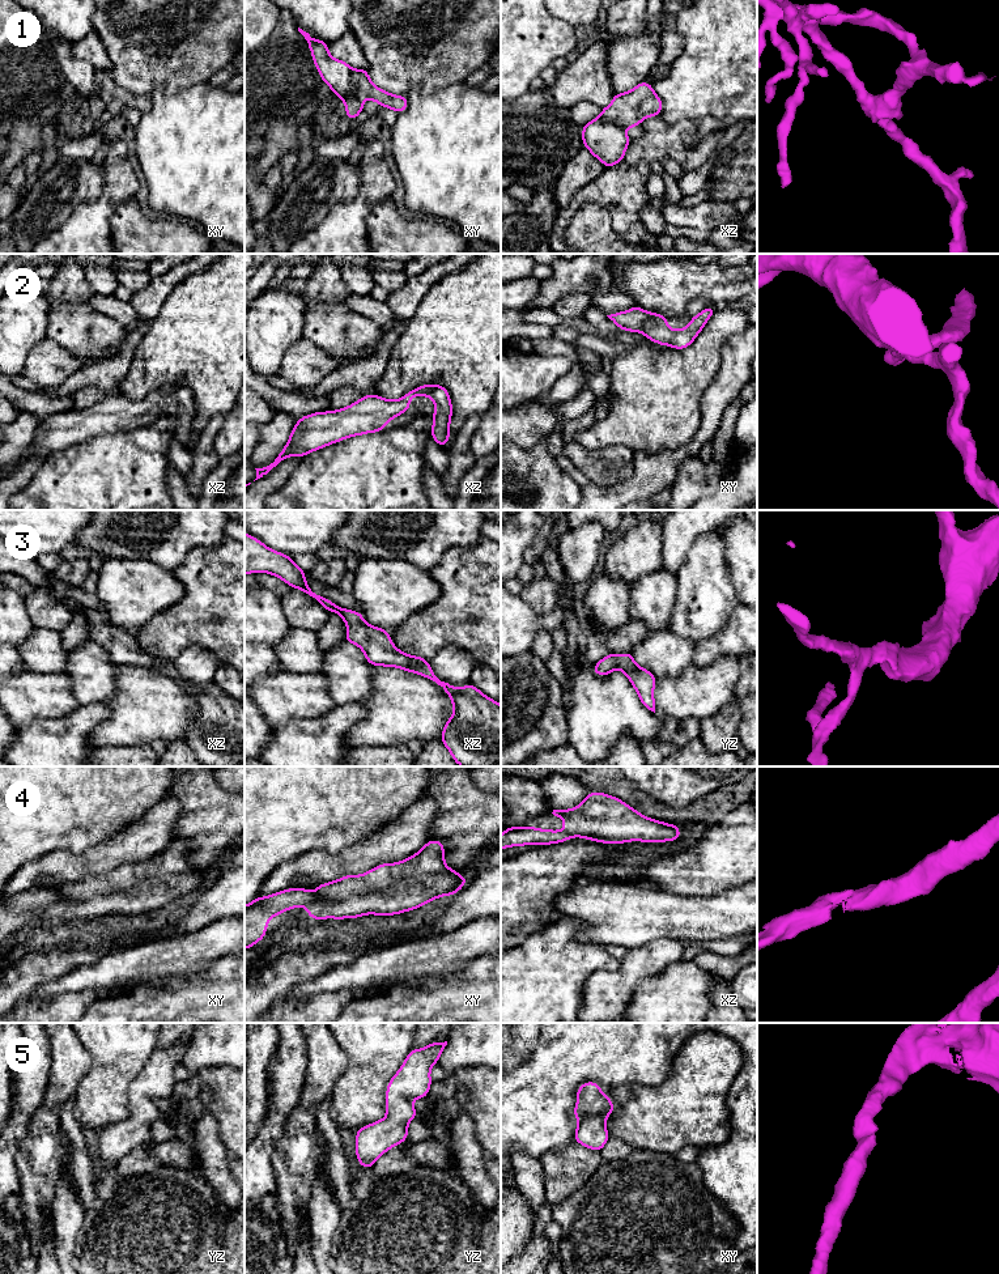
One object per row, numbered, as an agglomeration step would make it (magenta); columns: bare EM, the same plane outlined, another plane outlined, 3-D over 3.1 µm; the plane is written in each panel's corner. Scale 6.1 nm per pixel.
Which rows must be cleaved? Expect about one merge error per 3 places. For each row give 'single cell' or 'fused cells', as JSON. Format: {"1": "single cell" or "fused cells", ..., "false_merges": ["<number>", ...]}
{"1": "fused cells", "2": "single cell", "3": "single cell", "4": "single cell", "5": "single cell", "false_merges": ["1"]}

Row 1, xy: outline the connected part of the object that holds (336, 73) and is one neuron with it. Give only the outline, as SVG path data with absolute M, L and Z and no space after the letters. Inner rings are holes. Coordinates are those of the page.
M298 27L298 31L305 37L313 61L316 65L324 84L327 84L337 98L347 98L356 93L352 86L352 68L344 60L336 60L328 54L328 43L314 39L309 33Z

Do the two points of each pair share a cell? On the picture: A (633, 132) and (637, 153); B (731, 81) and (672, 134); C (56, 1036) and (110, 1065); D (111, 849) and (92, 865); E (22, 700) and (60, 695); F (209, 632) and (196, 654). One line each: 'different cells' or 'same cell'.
A: different cells
B: different cells
C: different cells
D: same cell
E: same cell
F: different cells

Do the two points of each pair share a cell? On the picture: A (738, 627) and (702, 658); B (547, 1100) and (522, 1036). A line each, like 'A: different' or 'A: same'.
A: same
B: different

